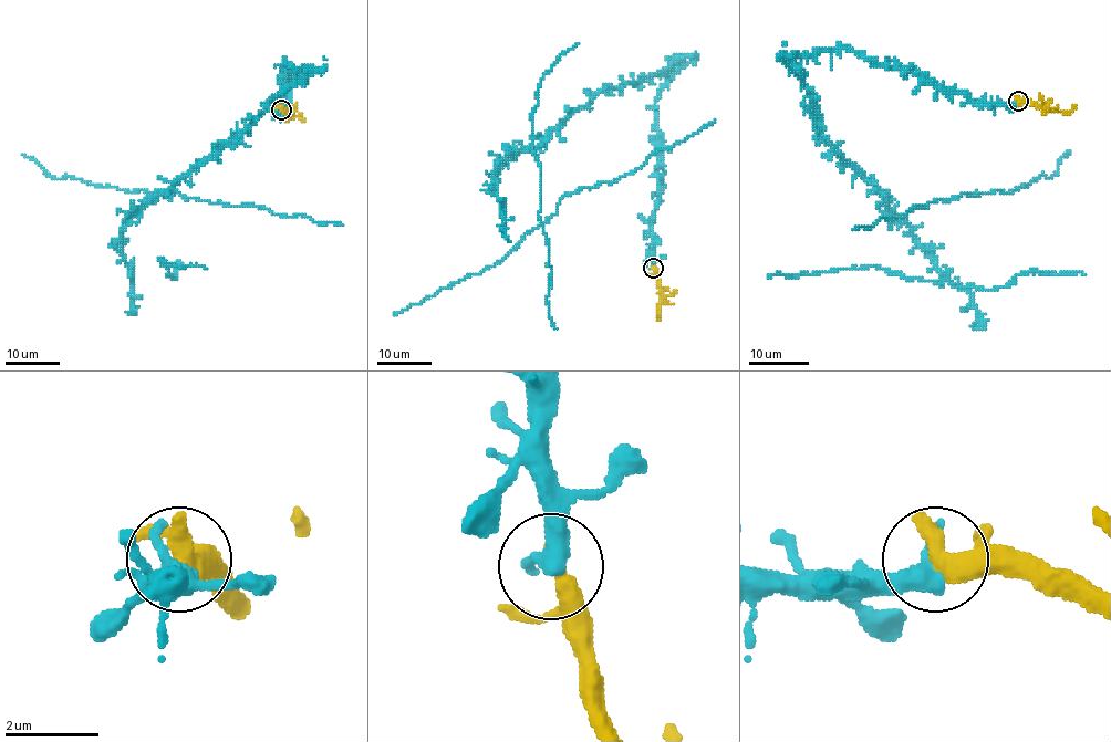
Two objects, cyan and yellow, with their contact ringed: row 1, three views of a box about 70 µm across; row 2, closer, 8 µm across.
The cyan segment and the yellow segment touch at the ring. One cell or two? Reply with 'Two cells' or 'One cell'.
One cell

